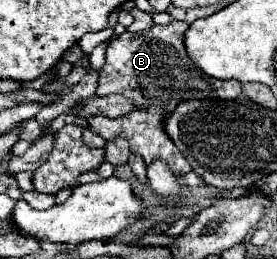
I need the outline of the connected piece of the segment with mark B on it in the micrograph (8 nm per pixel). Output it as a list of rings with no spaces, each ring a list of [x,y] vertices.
[[[174,20],[168,26],[154,26],[144,32],[124,32],[116,40],[110,40],[106,48],[106,64],[100,70],[100,84],[96,92],[98,96],[120,94],[132,100],[138,108],[128,116],[120,116],[114,120],[104,116],[88,118],[90,130],[94,134],[100,134],[104,140],[112,140],[122,134],[130,142],[130,150],[134,154],[140,154],[146,164],[150,164],[154,158],[162,158],[176,174],[188,172],[190,164],[178,152],[174,142],[166,136],[162,128],[164,114],[172,112],[178,102],[188,98],[236,98],[240,94],[238,80],[210,78],[198,66],[194,66],[184,46],[186,30],[186,22]]]

